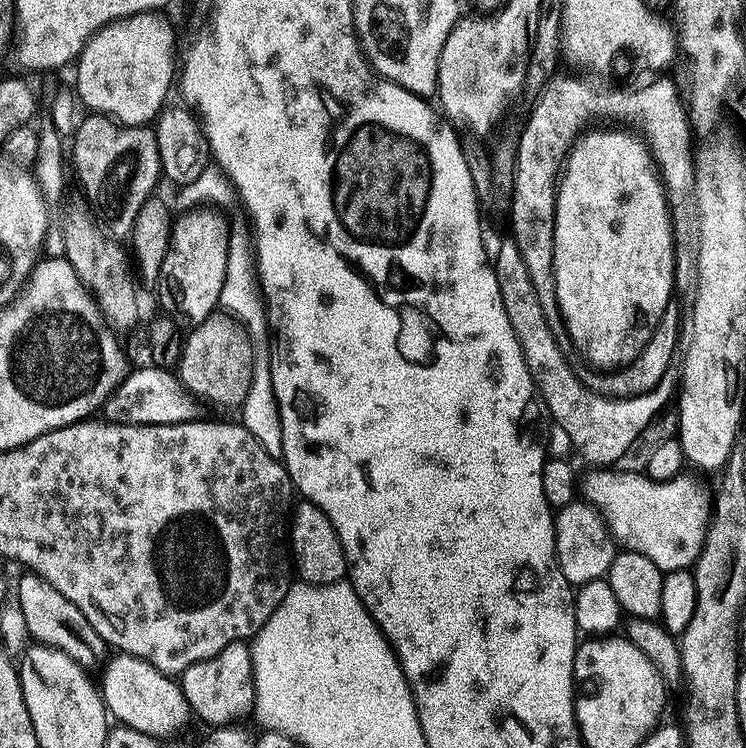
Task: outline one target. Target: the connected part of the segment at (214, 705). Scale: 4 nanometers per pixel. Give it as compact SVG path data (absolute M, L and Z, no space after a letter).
M243 640L234 642L218 654L202 662L194 662L178 677L180 689L188 703L191 715L205 720L208 726L236 726L253 715L256 707L256 687L252 669L252 649Z

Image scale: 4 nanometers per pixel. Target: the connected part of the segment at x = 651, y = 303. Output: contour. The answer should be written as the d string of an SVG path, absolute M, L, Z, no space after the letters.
M616 130L620 132L592 132L589 131L587 134L581 135L577 139L576 143L573 144L571 152L568 154L568 159L566 161L566 167L563 169L562 175L558 181L558 187L556 190L556 221L554 222L554 282L556 283L556 301L560 307L560 319L564 322L564 330L567 332L568 337L572 340L572 348L575 351L580 351L585 361L593 369L596 370L619 370L626 367L634 358L638 358L638 354L646 346L648 341L648 336L644 335L653 326L660 323L664 318L664 313L669 311L670 304L668 304L668 299L674 296L674 252L676 250L676 245L674 243L674 237L672 235L672 214L668 207L668 198L664 191L664 186L661 177L658 175L657 169L654 167L654 161L652 158L652 153L649 152L647 144L644 143L643 139L639 135L633 134L628 130Z

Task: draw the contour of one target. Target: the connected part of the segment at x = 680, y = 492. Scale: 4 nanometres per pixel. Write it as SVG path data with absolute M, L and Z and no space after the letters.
M608 466L588 471L592 472L579 481L579 495L600 513L621 549L650 558L663 573L688 570L695 565L714 516L713 497L708 497L702 481L689 474L673 480L651 480L647 474L620 472Z

